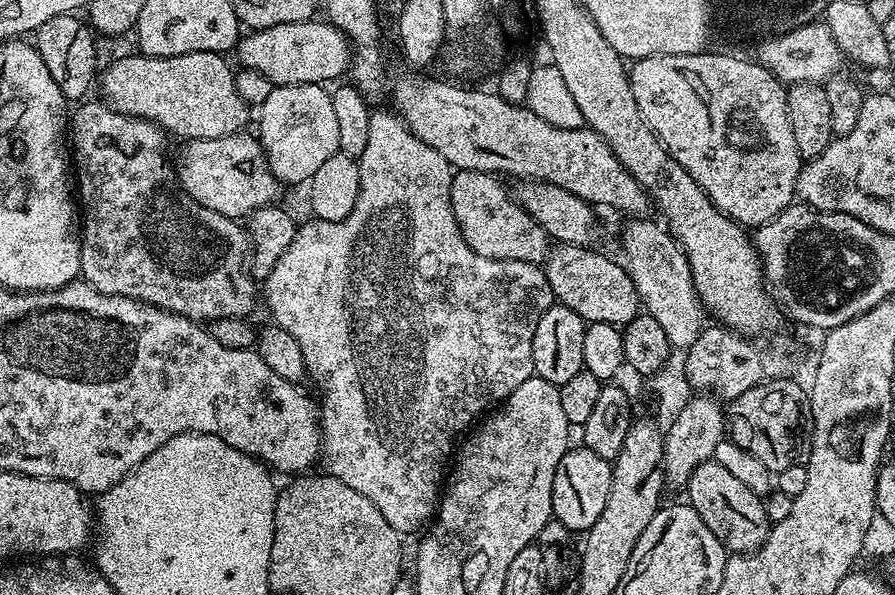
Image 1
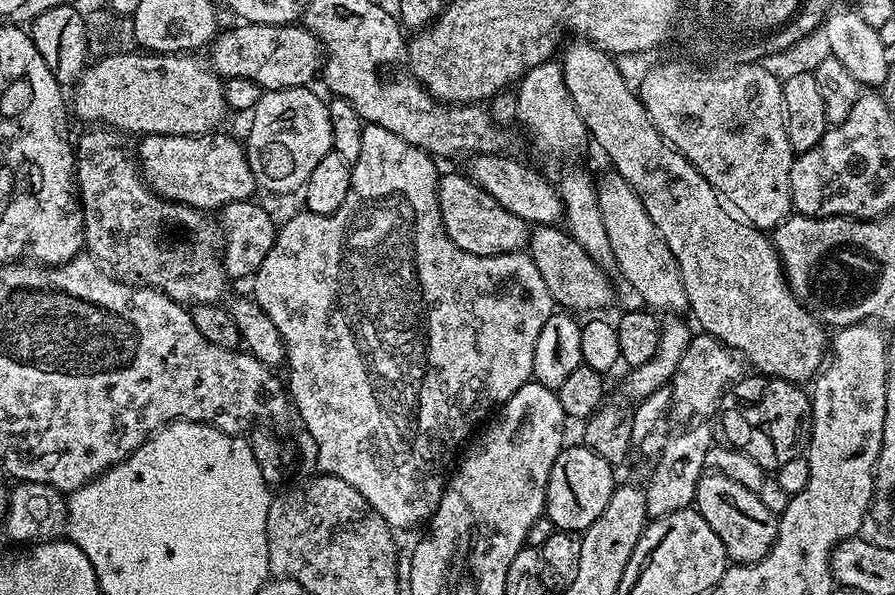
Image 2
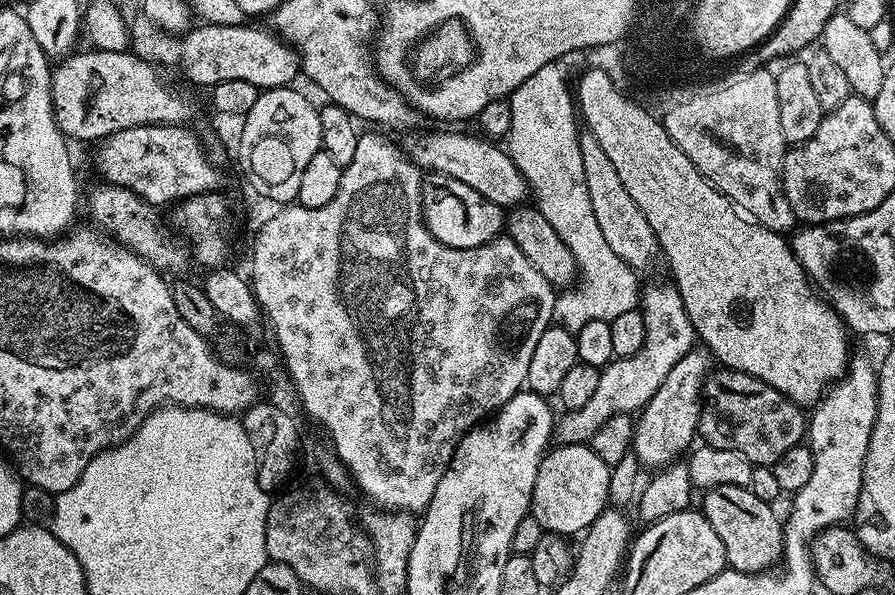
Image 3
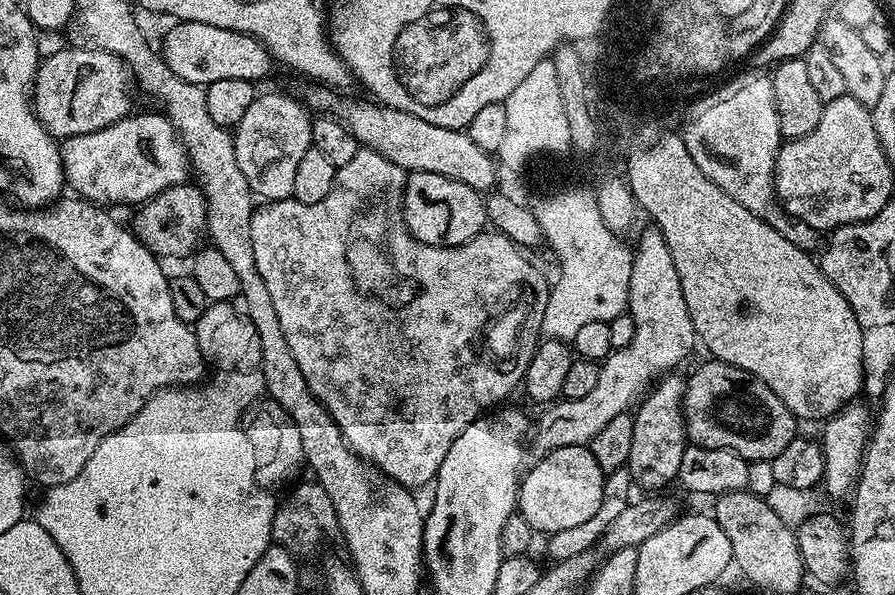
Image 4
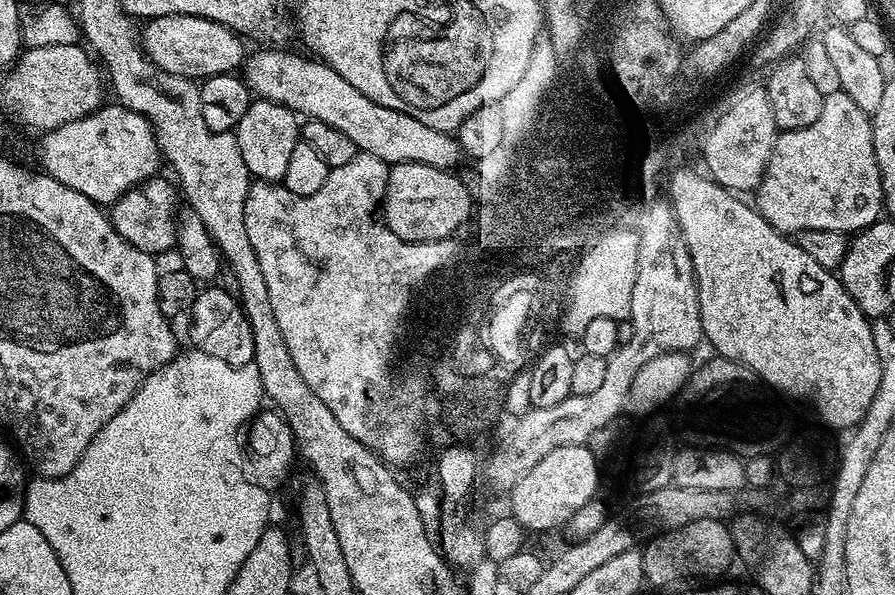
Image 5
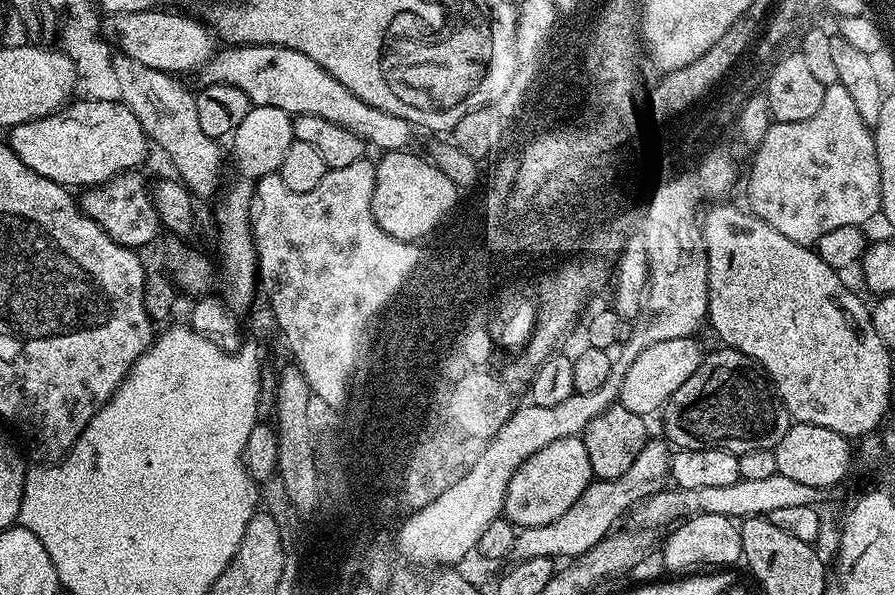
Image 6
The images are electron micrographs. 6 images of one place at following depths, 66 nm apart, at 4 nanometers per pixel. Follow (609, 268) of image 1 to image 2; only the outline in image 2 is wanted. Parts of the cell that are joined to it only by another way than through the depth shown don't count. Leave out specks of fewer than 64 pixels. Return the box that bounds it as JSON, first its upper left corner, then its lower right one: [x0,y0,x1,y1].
[526,224,614,314]

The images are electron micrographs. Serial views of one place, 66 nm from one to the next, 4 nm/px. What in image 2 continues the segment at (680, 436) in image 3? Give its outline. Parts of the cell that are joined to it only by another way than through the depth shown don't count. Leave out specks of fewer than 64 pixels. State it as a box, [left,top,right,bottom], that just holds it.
[670,332,741,422]

